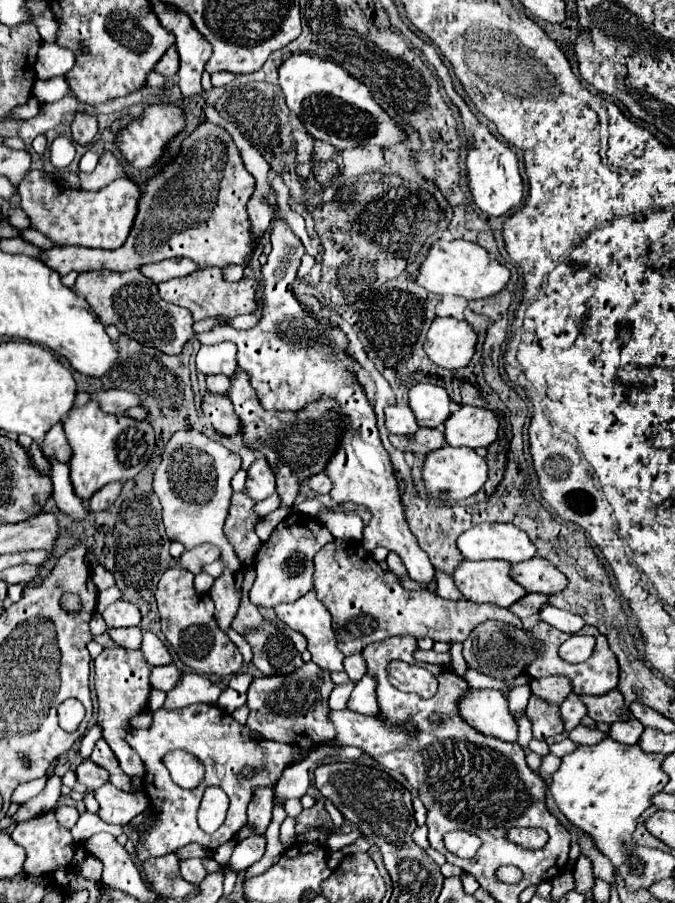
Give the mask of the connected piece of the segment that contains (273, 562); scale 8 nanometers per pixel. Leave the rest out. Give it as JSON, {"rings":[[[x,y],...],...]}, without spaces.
{"rings":[[[293,511],[283,523],[279,523],[275,527],[275,531],[271,533],[269,541],[263,543],[257,551],[257,559],[255,559],[255,571],[257,571],[257,577],[255,577],[255,583],[249,591],[249,599],[253,605],[257,607],[275,607],[279,603],[293,603],[295,599],[303,597],[307,591],[313,589],[313,555],[325,545],[333,541],[333,535],[313,517],[307,517],[303,513],[297,513]]]}

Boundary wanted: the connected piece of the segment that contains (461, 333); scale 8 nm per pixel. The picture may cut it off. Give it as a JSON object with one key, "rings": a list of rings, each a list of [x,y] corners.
{"rings":[[[435,317],[425,341],[425,353],[443,369],[465,367],[475,353],[477,335],[465,321],[453,317]]]}

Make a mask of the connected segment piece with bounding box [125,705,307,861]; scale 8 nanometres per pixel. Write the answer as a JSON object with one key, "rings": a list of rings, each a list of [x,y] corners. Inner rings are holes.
{"rings":[[[189,705],[179,711],[165,711],[157,709],[153,713],[153,723],[147,729],[131,729],[125,741],[131,745],[131,749],[141,757],[145,763],[145,793],[151,801],[151,807],[155,809],[155,821],[145,831],[143,839],[135,845],[135,853],[141,861],[157,855],[167,855],[183,845],[199,843],[205,849],[217,849],[219,843],[225,843],[233,839],[235,827],[243,827],[247,823],[247,805],[253,797],[253,787],[263,785],[275,785],[285,767],[295,763],[295,753],[307,753],[303,747],[297,747],[297,743],[273,743],[269,739],[261,739],[255,731],[249,731],[249,727],[237,723],[229,713],[221,711],[215,705]],[[183,749],[191,755],[195,755],[203,767],[205,777],[195,789],[181,789],[171,781],[169,769],[163,763],[163,757],[169,751]],[[243,765],[253,765],[257,773],[251,779],[239,779],[237,773]],[[211,785],[221,787],[229,797],[229,809],[225,823],[211,835],[201,831],[197,825],[197,809],[199,801],[203,797],[203,791]]]}

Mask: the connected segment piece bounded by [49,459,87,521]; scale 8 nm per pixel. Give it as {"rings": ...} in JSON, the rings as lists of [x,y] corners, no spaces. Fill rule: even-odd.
{"rings":[[[51,461],[49,463],[53,465],[53,475],[51,475],[51,481],[53,481],[53,499],[57,503],[57,509],[63,511],[65,515],[69,515],[73,521],[83,521],[85,515],[87,515],[87,509],[83,505],[83,501],[73,493],[73,485],[69,481],[69,467],[65,463],[57,463],[57,461]]]}

